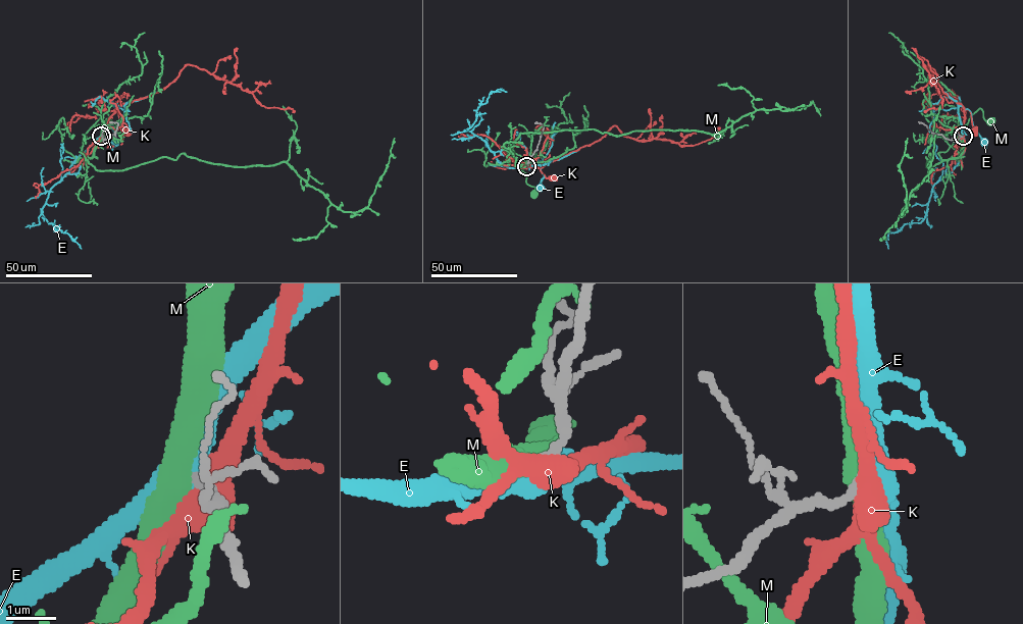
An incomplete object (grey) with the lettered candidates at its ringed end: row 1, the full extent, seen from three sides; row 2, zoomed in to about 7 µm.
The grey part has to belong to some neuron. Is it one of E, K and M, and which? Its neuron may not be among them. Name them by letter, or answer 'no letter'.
E

